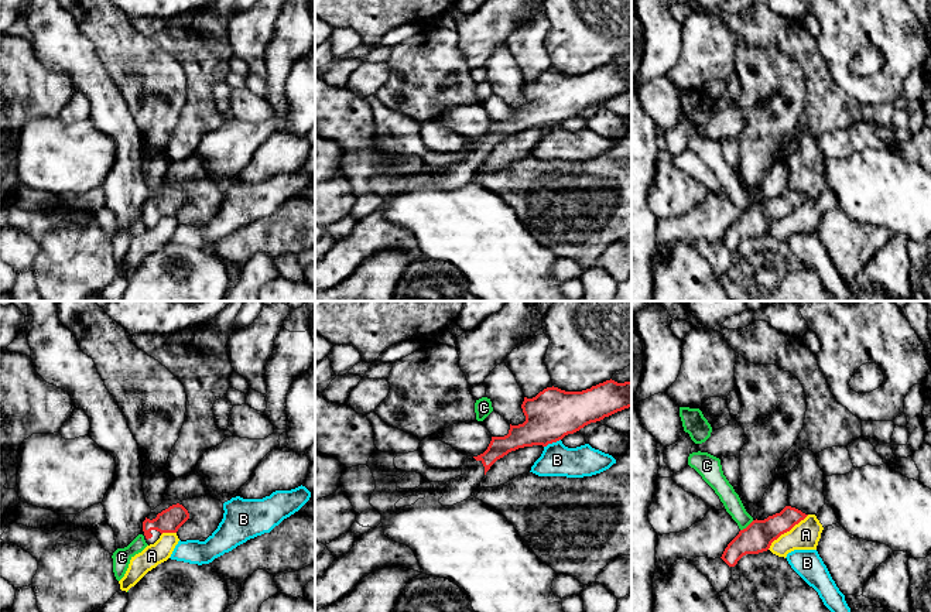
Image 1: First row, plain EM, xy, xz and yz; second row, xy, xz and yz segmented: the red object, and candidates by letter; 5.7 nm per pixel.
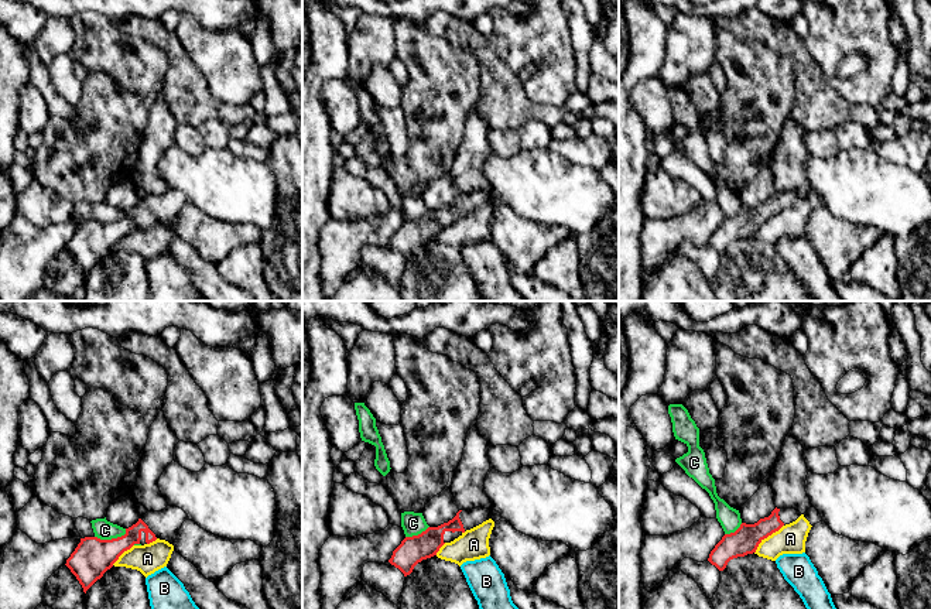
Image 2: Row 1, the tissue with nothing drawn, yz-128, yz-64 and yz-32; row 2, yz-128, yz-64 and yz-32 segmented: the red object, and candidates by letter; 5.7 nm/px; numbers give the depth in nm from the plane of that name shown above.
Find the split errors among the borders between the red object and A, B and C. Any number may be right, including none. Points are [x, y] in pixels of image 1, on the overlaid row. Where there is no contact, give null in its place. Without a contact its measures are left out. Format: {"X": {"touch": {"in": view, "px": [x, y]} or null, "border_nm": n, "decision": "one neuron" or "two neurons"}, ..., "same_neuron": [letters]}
{"A": {"touch": {"in": "yz", "px": [787, 530]}, "border_nm": 300, "decision": "two neurons"}, "B": {"touch": {"in": "xz", "px": [551, 443]}, "border_nm": 110, "decision": "two neurons"}, "C": {"touch": {"in": "yz", "px": [748, 526]}, "border_nm": 100, "decision": "two neurons"}, "same_neuron": []}

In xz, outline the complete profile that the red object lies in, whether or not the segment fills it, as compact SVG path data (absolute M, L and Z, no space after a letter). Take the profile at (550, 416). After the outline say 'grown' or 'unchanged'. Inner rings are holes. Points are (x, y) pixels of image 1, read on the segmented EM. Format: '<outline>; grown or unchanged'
M606 380L582 392L565 392L558 387L547 387L535 397L527 399L521 404L526 421L511 425L504 437L492 437L487 449L478 457L468 457L461 466L462 475L446 482L446 492L439 499L442 506L453 506L473 496L490 466L511 451L524 447L557 442L568 434L574 434L591 423L596 423L617 411L631 407L631 380L617 383Z; grown

